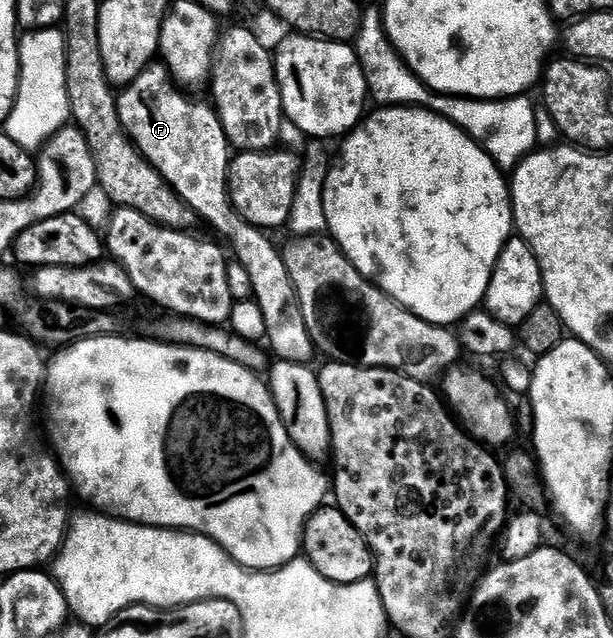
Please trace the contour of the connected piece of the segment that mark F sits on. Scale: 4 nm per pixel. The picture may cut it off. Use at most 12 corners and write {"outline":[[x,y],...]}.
{"outline":[[148,64],[118,94],[143,158],[235,233],[280,361],[317,357],[280,246],[231,204],[219,114]]}

